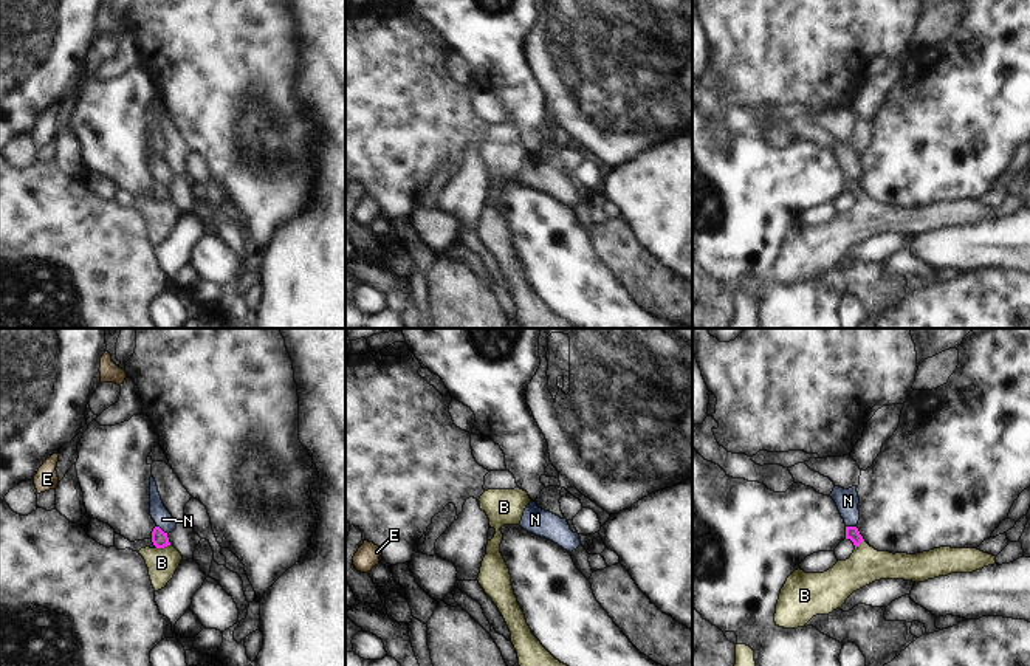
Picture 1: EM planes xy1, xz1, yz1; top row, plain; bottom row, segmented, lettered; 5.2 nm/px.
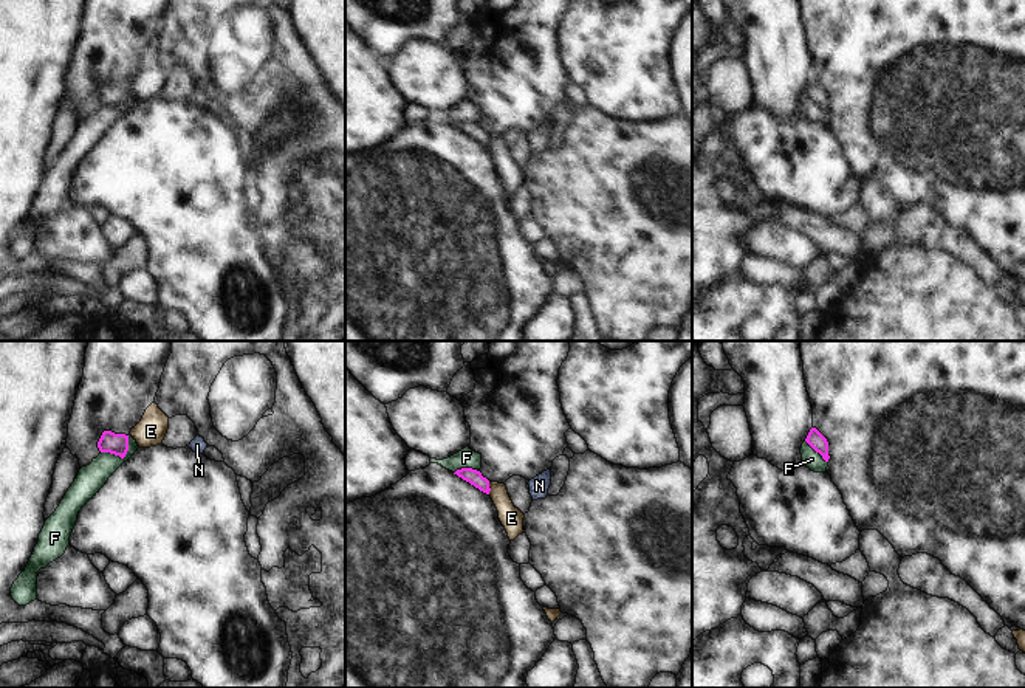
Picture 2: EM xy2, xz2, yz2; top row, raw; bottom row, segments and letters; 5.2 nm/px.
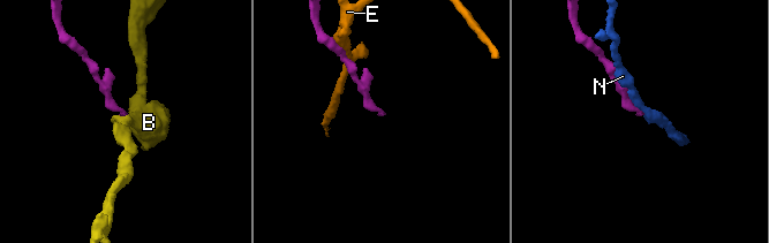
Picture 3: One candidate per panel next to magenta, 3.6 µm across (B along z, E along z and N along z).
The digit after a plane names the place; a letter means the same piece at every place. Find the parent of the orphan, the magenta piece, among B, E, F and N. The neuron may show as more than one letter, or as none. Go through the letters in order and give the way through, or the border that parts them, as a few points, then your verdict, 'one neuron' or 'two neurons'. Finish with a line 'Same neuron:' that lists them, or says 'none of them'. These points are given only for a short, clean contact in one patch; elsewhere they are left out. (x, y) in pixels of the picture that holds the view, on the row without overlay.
B: way xy1 (160, 192), (163, 200), (161, 216); one neuron
E: border xz2 (488, 135), (490, 146); two neurons
F: border xy2 (129, 89), (129, 103), (123, 110), (101, 106); two neurons
N: two neurons
Same neuron: B

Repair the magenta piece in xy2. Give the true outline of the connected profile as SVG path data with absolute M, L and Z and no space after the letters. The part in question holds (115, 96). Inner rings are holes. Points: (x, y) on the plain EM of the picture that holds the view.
M104 84L98 95L98 101L101 105L110 105L124 112L129 104L129 88Z

